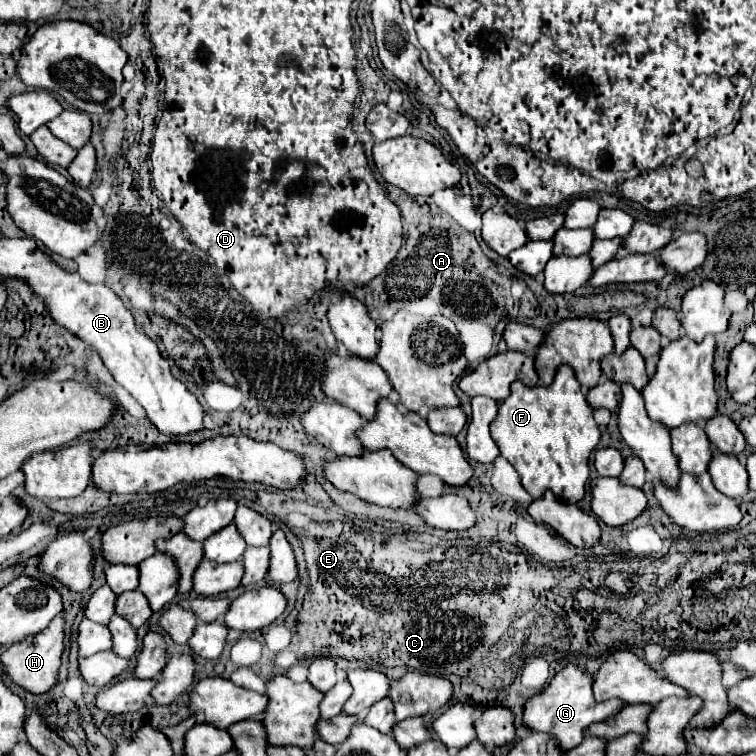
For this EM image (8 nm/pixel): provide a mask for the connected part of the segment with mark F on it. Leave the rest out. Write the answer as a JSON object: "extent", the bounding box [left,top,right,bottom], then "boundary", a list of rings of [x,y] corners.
{"extent":[492,366,600,502],"boundary":[[[560,366],[556,372],[556,378],[550,386],[534,386],[528,388],[522,382],[512,384],[510,396],[500,404],[498,418],[492,424],[492,436],[498,442],[500,454],[514,466],[514,470],[520,474],[524,490],[534,498],[540,500],[546,490],[556,494],[556,498],[562,498],[566,502],[580,502],[586,492],[586,482],[590,476],[590,454],[600,442],[600,428],[596,420],[592,418],[592,406],[586,402],[586,394],[576,380],[570,366]]]}

